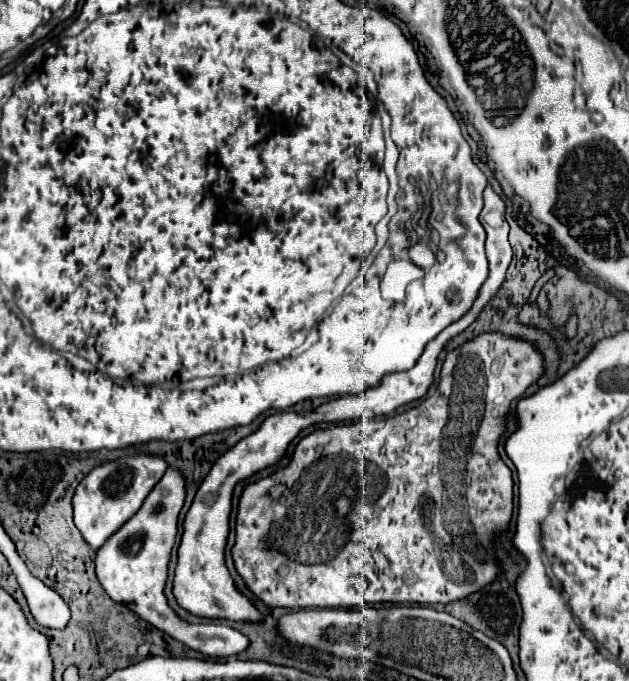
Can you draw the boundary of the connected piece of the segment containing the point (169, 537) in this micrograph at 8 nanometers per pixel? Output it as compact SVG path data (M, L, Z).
M167 469L159 485L149 493L143 507L135 517L131 517L113 537L109 537L107 545L97 551L95 573L105 589L105 593L115 601L127 605L133 613L137 613L143 621L151 623L159 631L169 637L181 641L183 645L207 655L207 657L231 657L241 653L249 639L233 627L215 625L215 623L189 623L181 619L167 603L165 583L167 569L171 559L171 549L175 545L177 535L177 517L185 501L185 481L175 469Z

